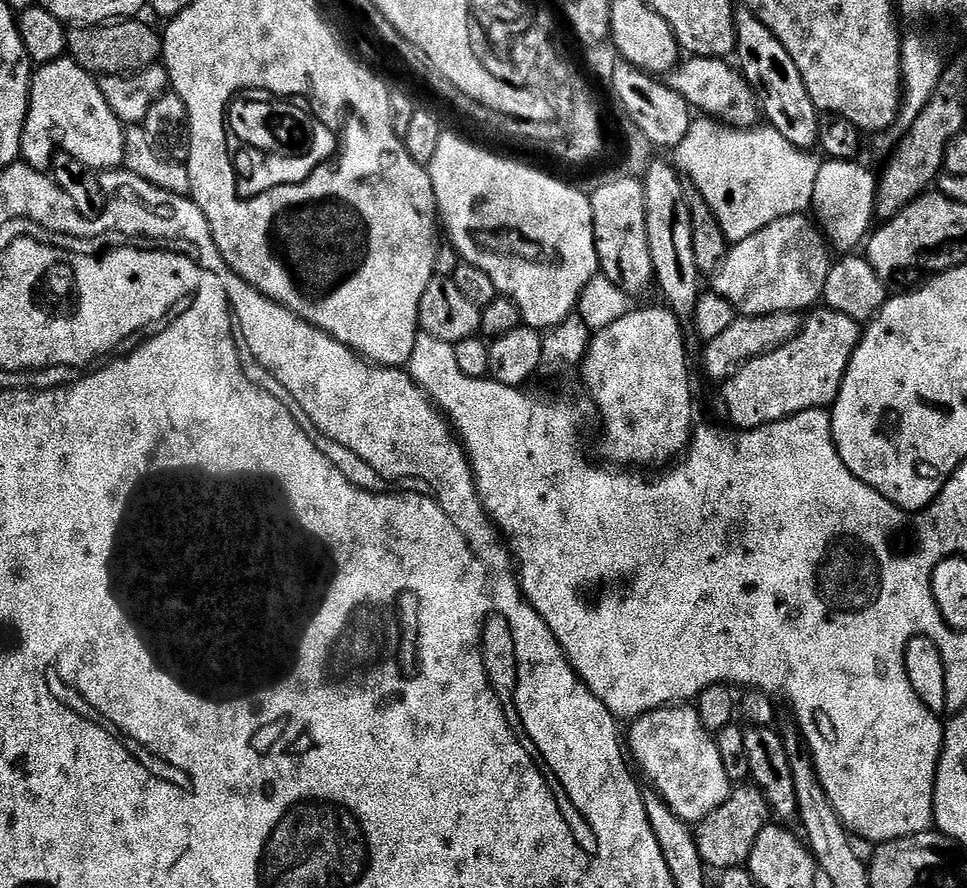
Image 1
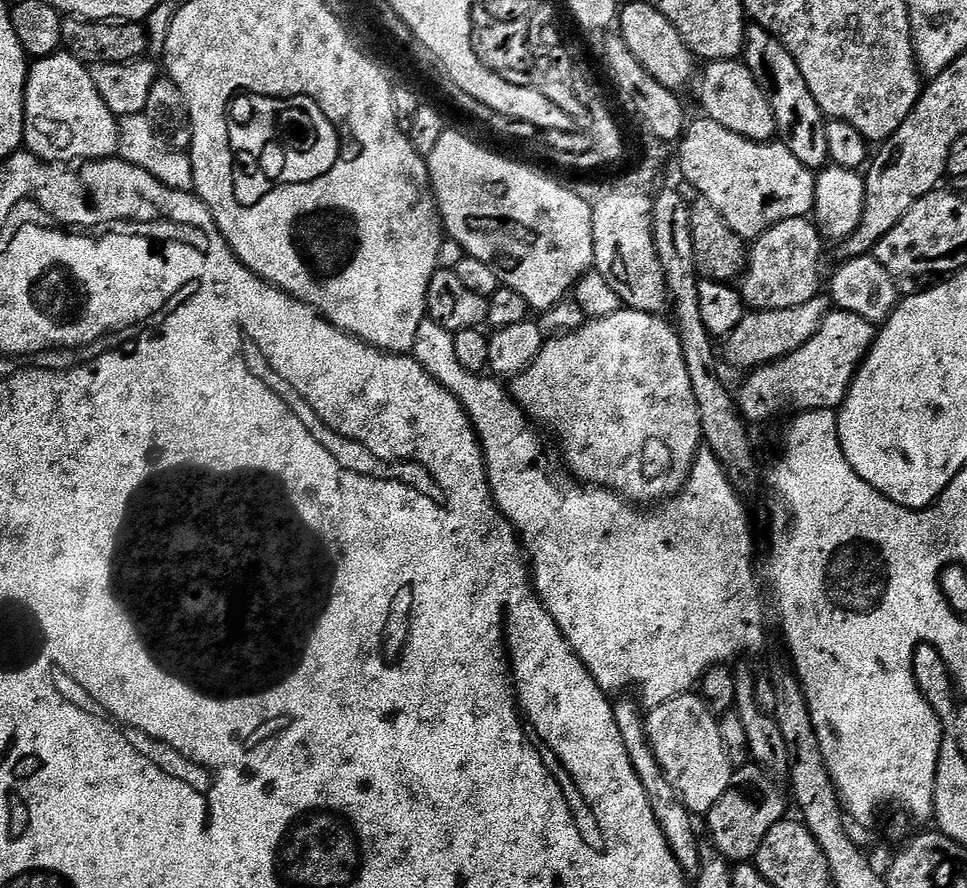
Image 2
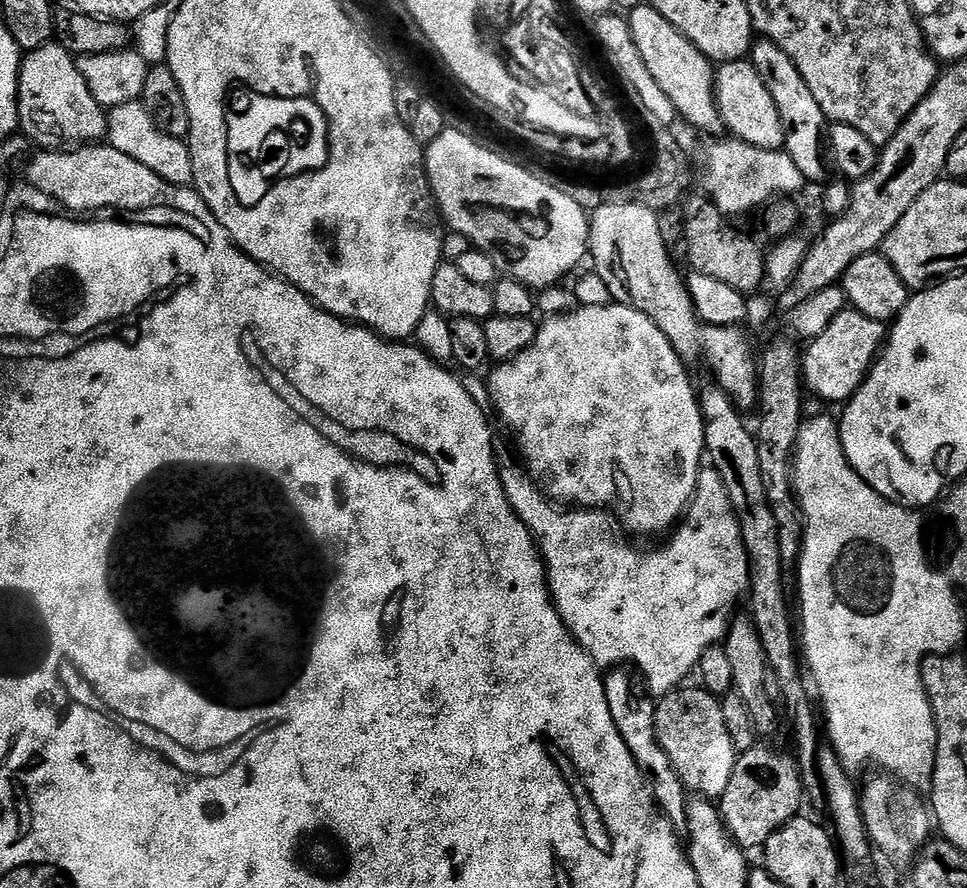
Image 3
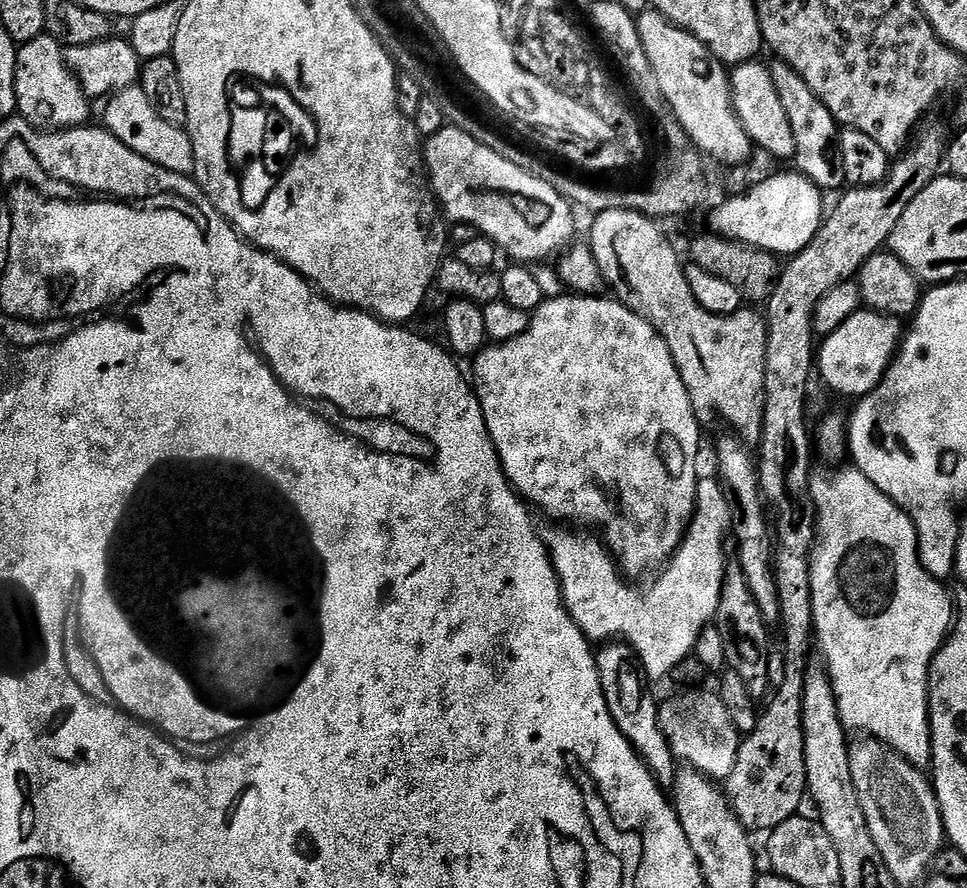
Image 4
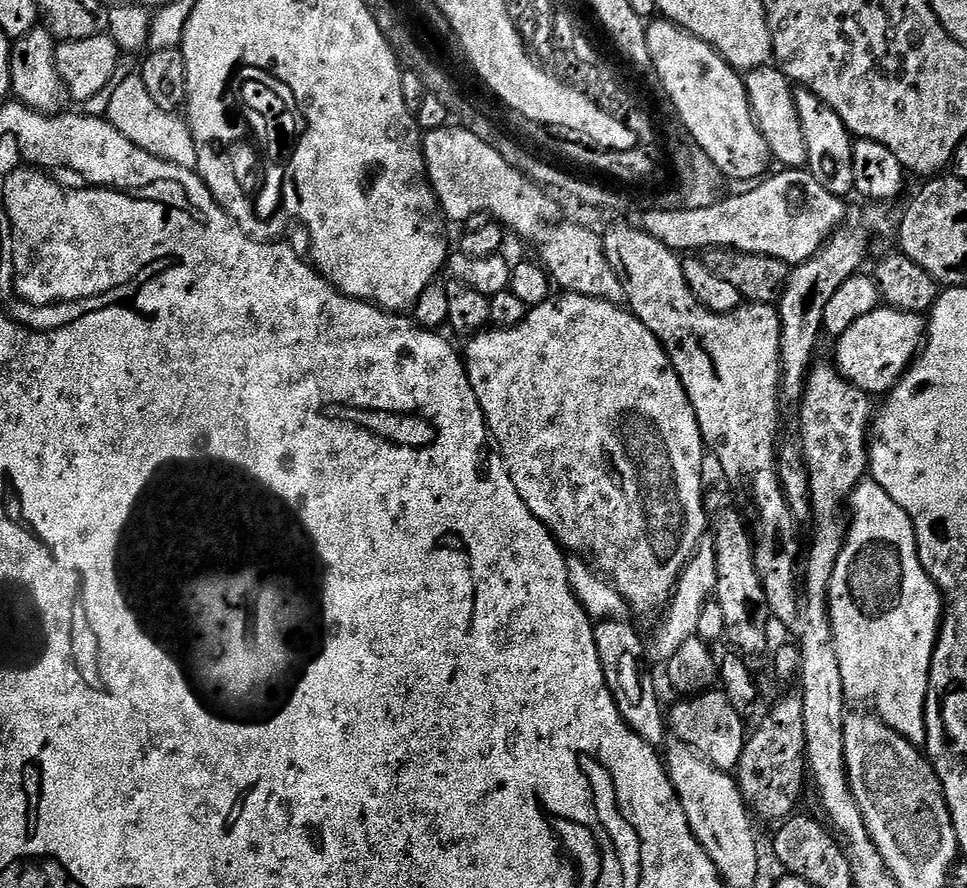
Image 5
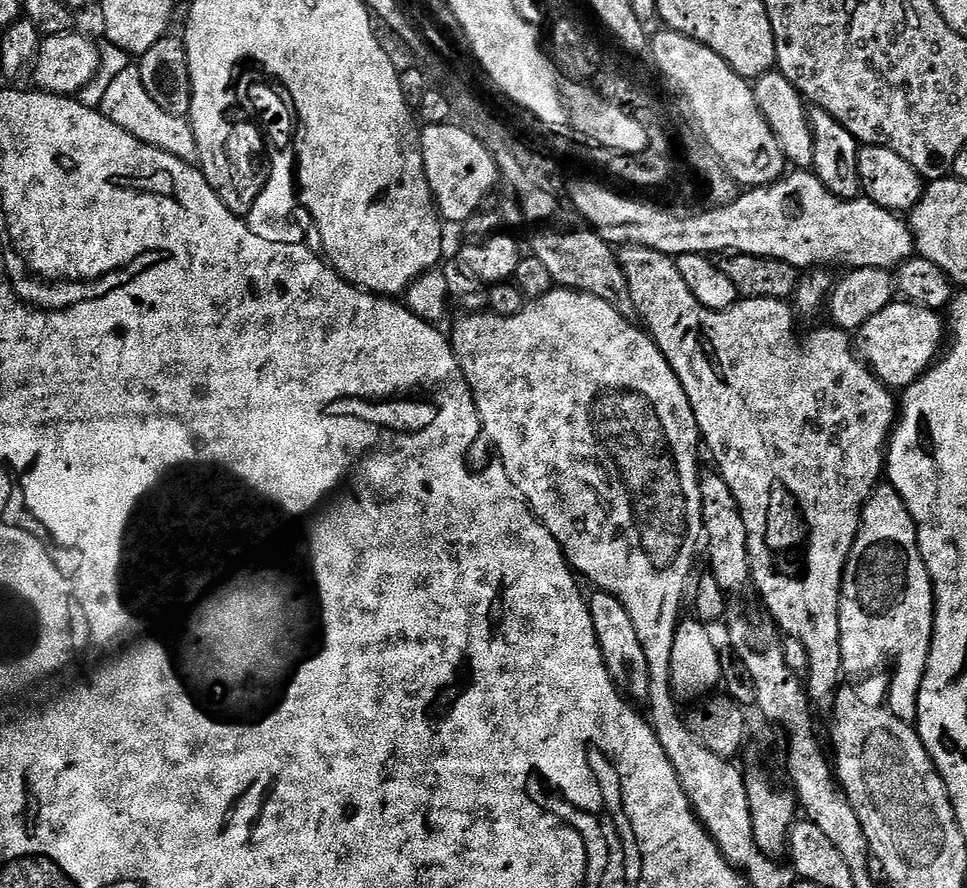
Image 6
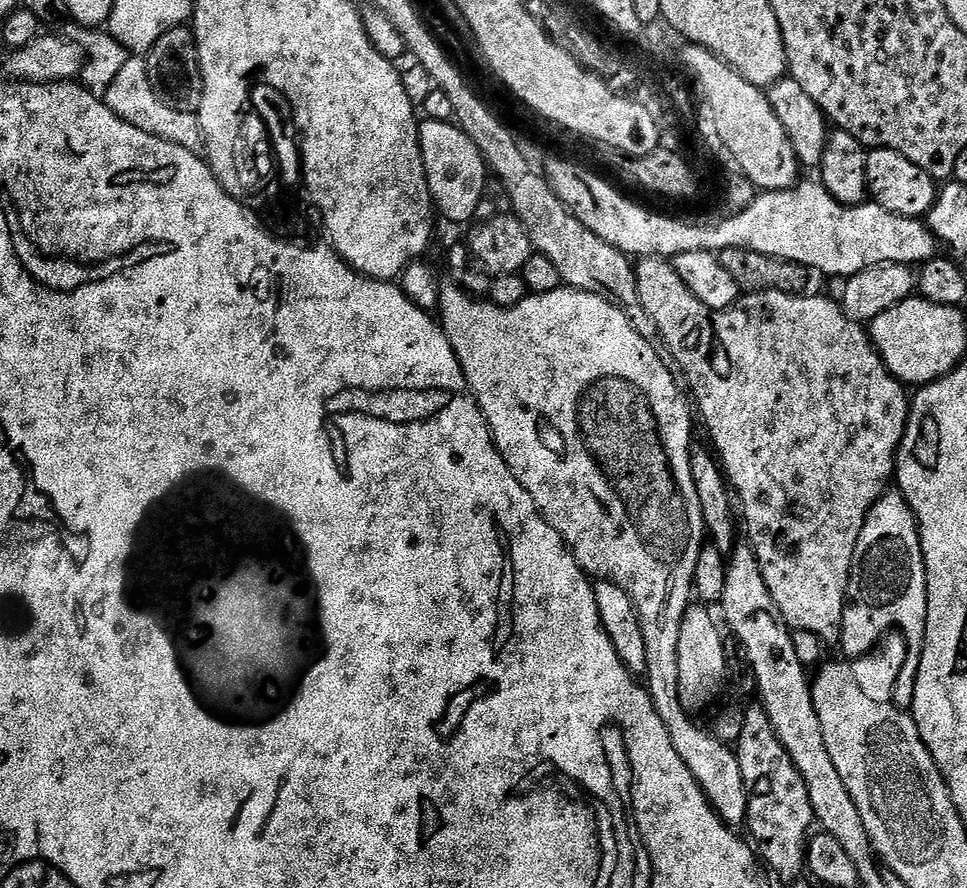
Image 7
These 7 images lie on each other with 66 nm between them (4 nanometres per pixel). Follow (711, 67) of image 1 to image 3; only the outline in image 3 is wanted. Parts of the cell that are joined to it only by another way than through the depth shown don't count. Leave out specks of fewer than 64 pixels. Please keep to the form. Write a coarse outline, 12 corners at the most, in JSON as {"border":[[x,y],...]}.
{"border":[[747,59],[716,68],[725,129],[783,149],[782,114]]}

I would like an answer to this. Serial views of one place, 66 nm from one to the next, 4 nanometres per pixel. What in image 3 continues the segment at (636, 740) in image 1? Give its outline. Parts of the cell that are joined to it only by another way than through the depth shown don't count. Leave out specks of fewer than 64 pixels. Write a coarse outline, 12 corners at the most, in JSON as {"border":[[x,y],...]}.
{"border":[[702,686],[659,697],[658,742],[689,793],[719,798],[738,753]]}

